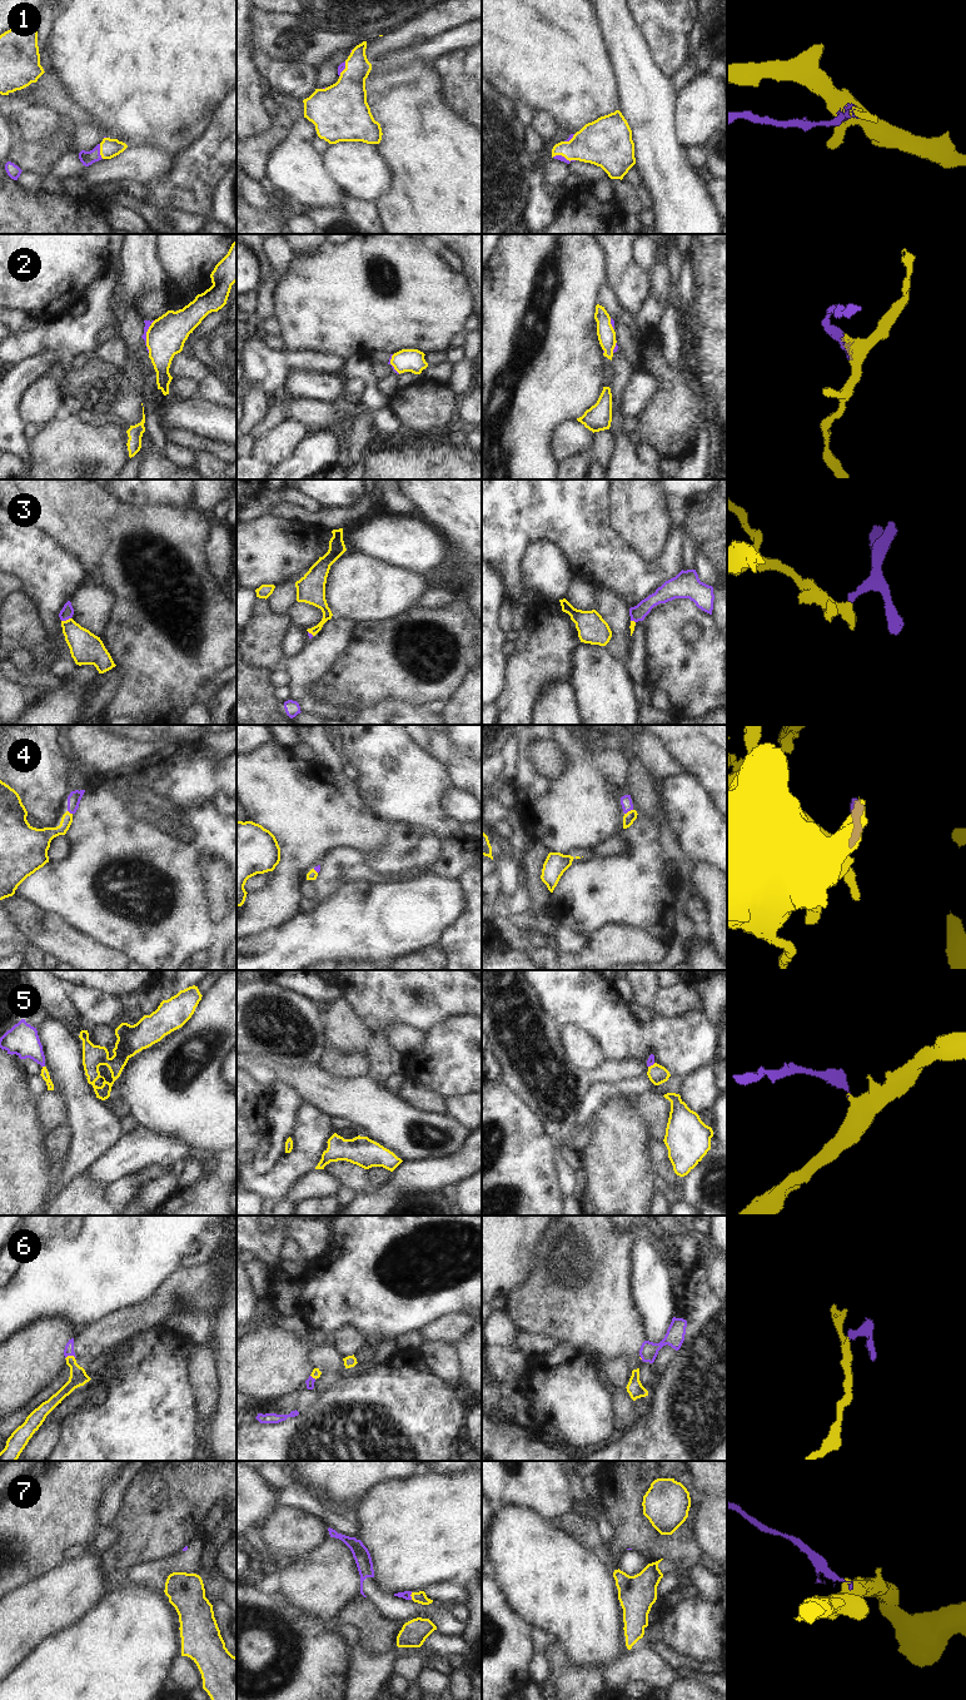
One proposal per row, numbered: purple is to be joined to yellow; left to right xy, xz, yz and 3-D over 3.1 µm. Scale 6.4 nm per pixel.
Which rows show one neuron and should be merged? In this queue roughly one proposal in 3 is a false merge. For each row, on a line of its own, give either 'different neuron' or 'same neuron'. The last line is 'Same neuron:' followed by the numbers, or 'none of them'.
1: same neuron
2: same neuron
3: same neuron
4: same neuron
5: same neuron
6: same neuron
7: same neuron
Same neuron: 1, 2, 3, 4, 5, 6, 7

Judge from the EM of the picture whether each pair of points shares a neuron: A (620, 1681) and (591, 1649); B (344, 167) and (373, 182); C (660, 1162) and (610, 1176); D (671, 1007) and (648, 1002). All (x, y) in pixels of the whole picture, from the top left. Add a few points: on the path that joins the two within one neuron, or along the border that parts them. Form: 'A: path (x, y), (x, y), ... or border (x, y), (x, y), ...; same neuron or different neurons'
A: border (631, 1651), (623, 1655), (608, 1670), (606, 1676); different neurons
B: path (352, 167), (358, 167), (366, 174); same neuron
C: border (652, 1138), (650, 1153), (657, 1172); different neurons
D: border (661, 988), (657, 994), (655, 1010); different neurons

